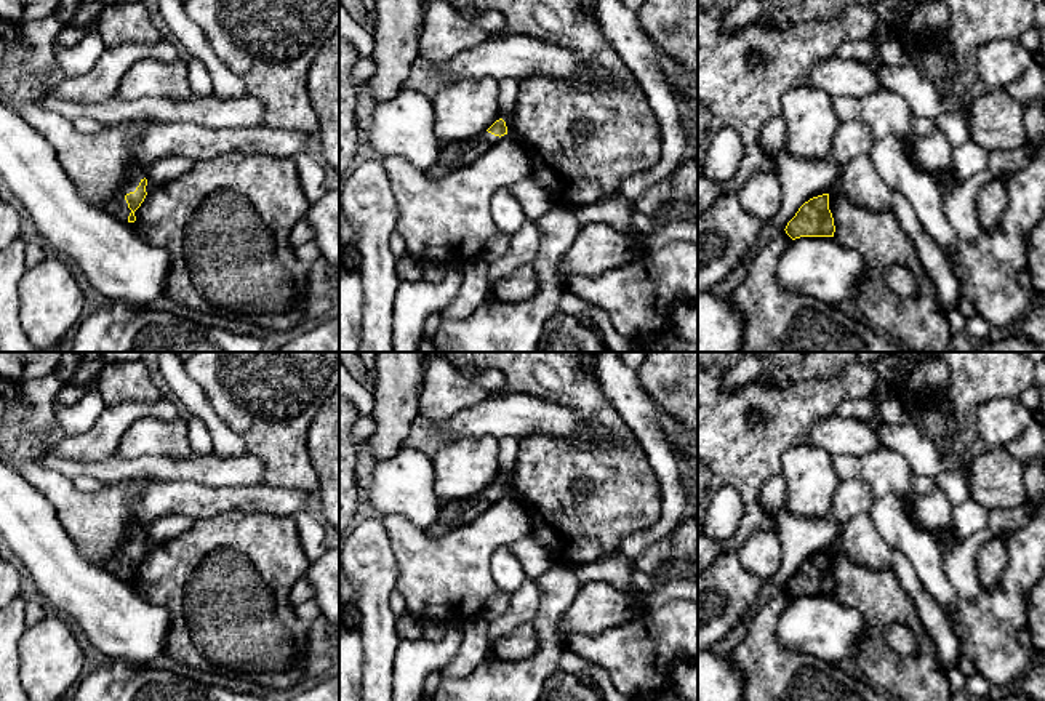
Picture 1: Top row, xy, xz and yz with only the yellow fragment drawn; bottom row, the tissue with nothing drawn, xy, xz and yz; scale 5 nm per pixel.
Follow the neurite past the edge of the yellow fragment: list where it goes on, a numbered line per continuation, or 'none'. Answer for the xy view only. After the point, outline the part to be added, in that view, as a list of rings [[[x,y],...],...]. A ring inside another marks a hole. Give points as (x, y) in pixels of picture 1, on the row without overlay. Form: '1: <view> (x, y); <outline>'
1: xy (119, 565); [[[139,522],[131,525],[130,536],[128,536],[126,543],[123,544],[120,552],[109,562],[109,570],[114,575],[117,575],[118,578],[128,579],[131,568],[128,567],[125,554],[130,551],[134,551],[144,536],[146,536],[144,525],[141,525]]]

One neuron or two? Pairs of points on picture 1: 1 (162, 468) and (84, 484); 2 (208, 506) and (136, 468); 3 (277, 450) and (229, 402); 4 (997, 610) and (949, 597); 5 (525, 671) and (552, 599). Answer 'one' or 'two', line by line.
1: two
2: two
3: one
4: two
5: one

